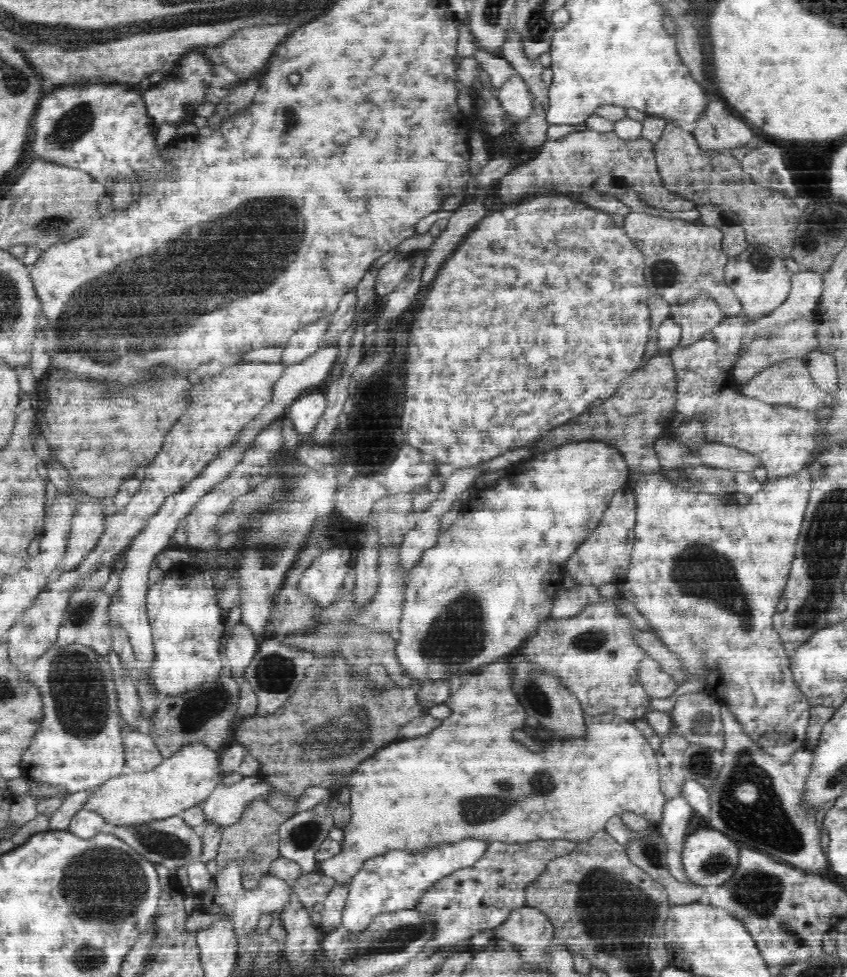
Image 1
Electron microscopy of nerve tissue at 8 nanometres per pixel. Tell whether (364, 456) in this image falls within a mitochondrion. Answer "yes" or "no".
yes

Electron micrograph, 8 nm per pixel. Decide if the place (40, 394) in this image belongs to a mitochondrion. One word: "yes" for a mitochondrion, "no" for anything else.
no

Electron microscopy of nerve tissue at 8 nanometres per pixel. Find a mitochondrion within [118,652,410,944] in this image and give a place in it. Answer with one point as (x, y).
(341, 734)

